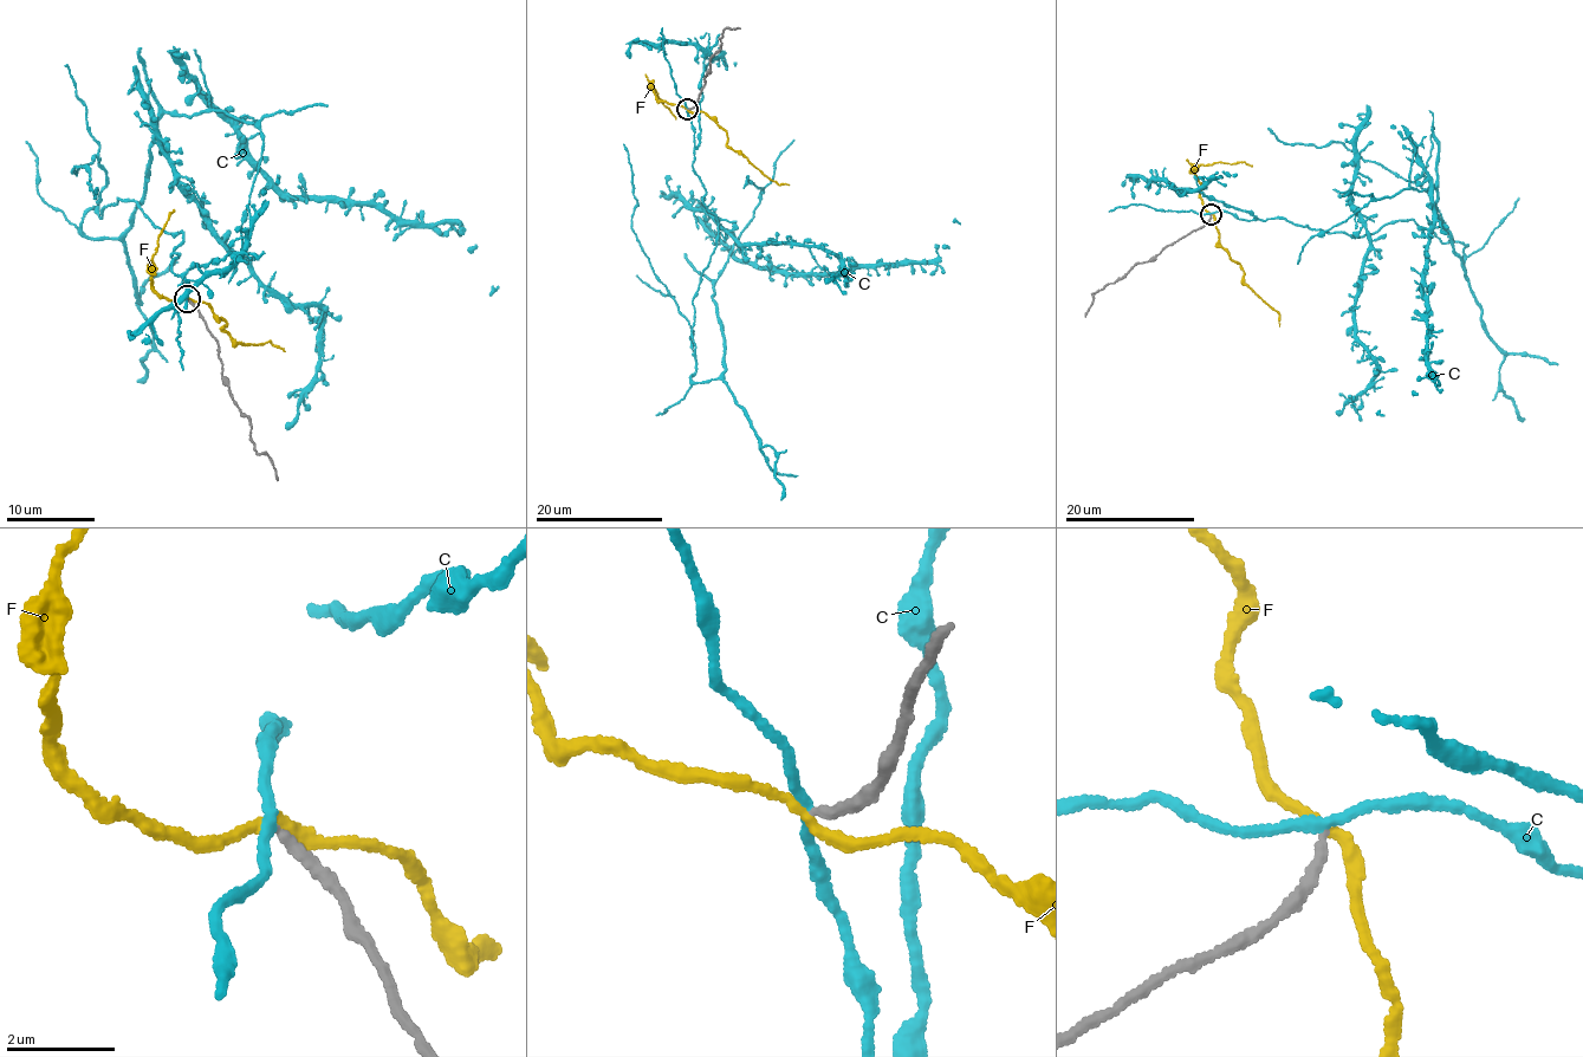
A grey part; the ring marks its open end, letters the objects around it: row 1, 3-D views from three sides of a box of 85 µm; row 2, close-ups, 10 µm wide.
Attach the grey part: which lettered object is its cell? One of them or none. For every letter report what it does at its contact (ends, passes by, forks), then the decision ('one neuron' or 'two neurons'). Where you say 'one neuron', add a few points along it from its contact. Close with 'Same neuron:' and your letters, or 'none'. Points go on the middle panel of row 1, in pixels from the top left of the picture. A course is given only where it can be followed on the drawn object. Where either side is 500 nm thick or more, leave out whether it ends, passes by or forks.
C: it passes by; two neurons
F: it passes by; two neurons
Same neuron: none

